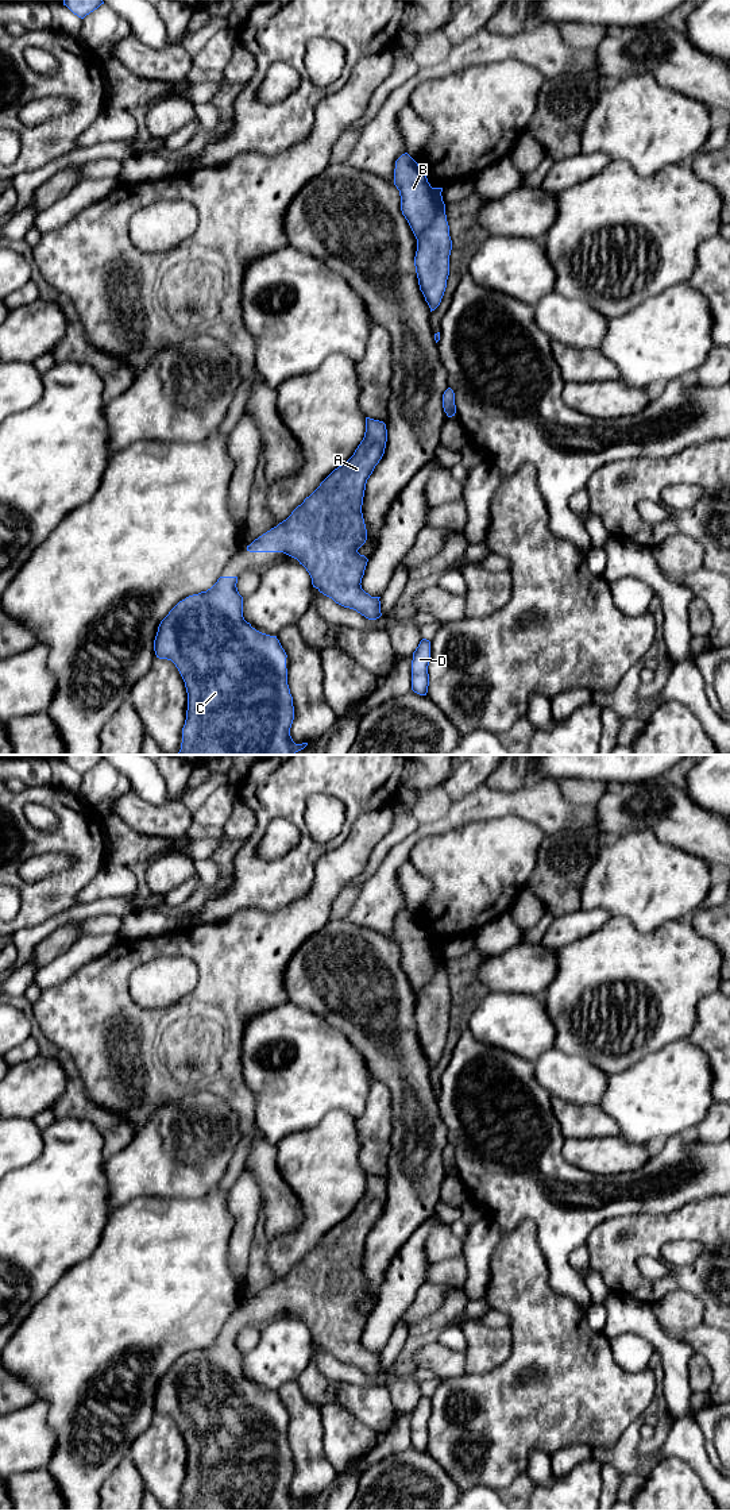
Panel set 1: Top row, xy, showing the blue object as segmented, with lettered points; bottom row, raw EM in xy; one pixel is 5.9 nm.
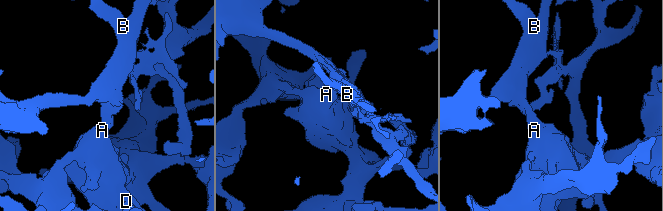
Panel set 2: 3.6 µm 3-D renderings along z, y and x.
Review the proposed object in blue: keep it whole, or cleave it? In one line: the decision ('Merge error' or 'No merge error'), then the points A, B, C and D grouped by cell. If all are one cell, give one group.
No merge error. Groups: A B C D

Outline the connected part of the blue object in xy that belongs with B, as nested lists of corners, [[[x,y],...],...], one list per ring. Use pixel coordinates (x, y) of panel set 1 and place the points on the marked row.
[[[408,153],[395,161],[394,185],[399,190],[402,215],[417,239],[416,273],[432,312],[440,305],[447,288],[452,250],[443,188],[432,188]]]

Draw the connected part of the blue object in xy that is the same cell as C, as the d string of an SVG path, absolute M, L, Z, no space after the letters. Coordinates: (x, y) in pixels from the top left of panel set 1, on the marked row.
M220 577L206 591L179 601L158 627L155 655L175 664L188 693L178 755L294 755L308 745L296 744L290 736L294 706L287 685L287 655L277 636L262 633L244 620L243 597L236 583L237 577Z

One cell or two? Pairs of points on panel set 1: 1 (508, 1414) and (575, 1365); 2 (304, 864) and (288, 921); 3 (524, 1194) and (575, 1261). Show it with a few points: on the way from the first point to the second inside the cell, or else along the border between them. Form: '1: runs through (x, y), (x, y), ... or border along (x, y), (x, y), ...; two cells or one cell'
1: runs through (524, 1406), (541, 1399), (559, 1382); one cell
2: border along (315, 878), (305, 895), (275, 910), (262, 909); two cells
3: border along (582, 1244), (572, 1251), (568, 1264), (583, 1279); two cells

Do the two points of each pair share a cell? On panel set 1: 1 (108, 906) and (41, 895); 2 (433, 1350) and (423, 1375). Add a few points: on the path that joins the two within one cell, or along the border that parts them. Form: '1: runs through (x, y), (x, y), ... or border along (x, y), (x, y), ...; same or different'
1: border along (78, 904), (49, 918); different
2: border along (416, 1367), (431, 1369), (437, 1376); different

